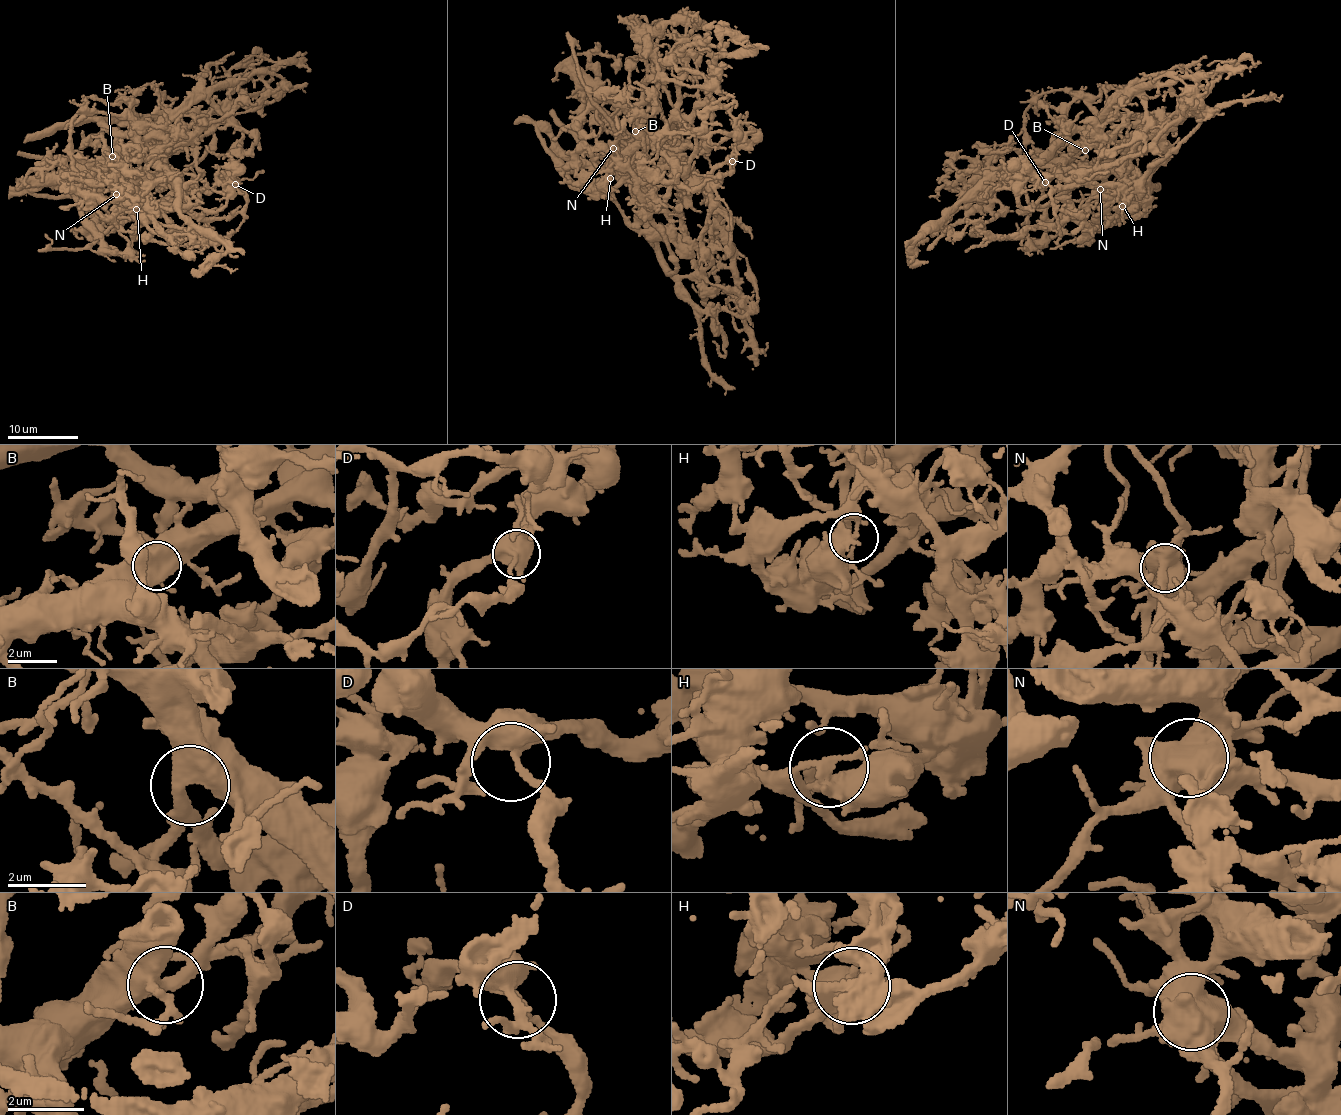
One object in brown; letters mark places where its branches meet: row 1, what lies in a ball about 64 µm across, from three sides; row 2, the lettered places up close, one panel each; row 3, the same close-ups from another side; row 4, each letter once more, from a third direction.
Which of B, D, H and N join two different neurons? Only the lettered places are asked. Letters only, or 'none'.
H, N

